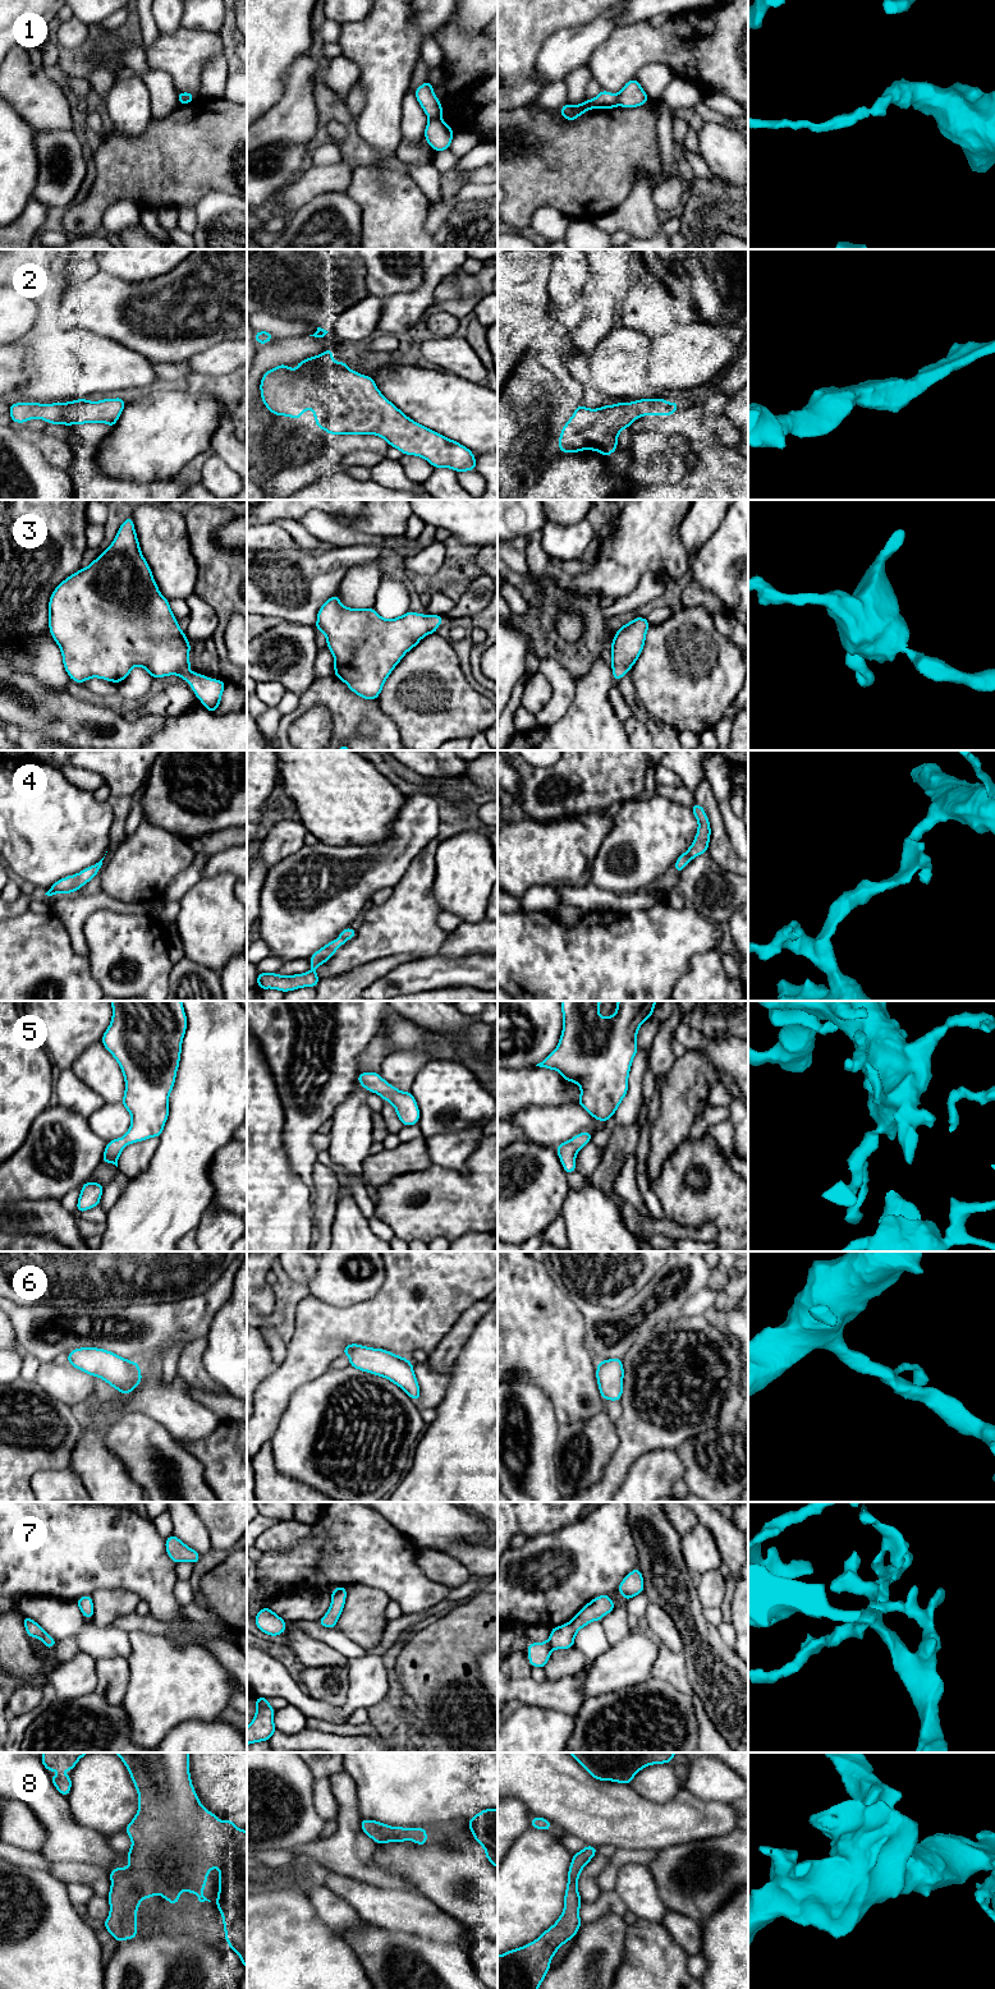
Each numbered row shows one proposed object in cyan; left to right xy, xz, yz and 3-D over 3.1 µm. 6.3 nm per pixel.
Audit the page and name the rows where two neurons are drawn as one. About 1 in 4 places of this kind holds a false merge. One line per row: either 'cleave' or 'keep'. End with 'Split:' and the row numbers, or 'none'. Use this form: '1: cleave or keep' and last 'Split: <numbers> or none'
1: cleave
2: keep
3: keep
4: keep
5: keep
6: keep
7: keep
8: keep
Split: 1

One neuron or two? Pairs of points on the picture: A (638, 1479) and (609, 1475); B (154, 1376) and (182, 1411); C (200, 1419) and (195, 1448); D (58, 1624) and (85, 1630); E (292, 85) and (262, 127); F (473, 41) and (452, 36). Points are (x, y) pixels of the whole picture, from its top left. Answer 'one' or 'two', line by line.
A: two
B: one
C: two
D: one
E: one
F: one

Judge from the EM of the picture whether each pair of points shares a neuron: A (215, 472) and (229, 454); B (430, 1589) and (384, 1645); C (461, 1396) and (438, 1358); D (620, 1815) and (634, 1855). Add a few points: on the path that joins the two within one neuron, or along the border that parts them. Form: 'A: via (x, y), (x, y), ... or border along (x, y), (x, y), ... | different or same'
A: border along (214, 451), (233, 471) | different
B: border along (438, 1602), (426, 1608), (403, 1613) | different
C: border along (466, 1342), (450, 1369) | different
D: border along (618, 1847), (651, 1849), (658, 1852) | different

